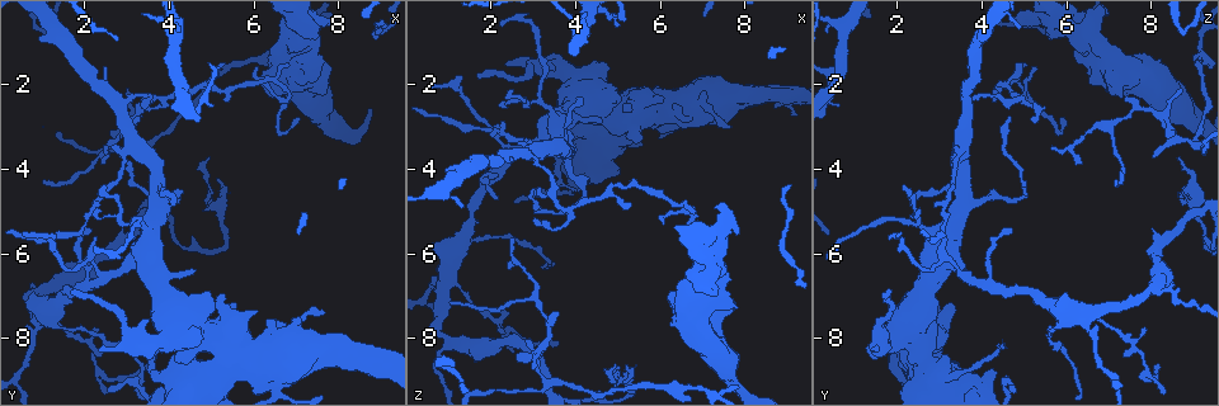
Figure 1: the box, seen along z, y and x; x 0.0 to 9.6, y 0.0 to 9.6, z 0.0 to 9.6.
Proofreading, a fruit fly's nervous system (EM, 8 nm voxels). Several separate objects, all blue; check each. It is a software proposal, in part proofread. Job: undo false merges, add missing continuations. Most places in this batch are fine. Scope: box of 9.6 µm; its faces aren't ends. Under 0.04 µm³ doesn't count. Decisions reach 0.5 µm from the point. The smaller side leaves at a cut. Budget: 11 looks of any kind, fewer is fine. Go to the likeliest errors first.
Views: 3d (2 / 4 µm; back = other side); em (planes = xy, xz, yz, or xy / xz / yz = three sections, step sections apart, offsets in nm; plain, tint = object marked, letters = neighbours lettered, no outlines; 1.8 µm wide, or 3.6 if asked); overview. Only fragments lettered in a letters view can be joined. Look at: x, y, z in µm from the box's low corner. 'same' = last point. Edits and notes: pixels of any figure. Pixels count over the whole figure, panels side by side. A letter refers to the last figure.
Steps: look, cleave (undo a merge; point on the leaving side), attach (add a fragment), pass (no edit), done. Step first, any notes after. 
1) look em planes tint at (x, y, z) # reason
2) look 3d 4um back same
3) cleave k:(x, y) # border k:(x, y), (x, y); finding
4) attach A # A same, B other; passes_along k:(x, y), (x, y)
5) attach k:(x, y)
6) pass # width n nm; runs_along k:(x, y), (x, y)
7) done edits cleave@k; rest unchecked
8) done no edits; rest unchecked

look 3d 4um at (1.00, 7.40, 6.45) # abrupt turn

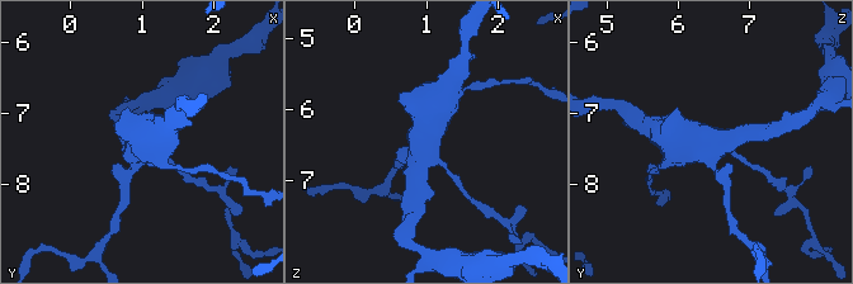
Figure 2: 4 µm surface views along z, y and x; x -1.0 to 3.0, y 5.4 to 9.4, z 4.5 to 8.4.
look em 3.6um xz step 4 plain at (0.95, 7.45, 6.45)

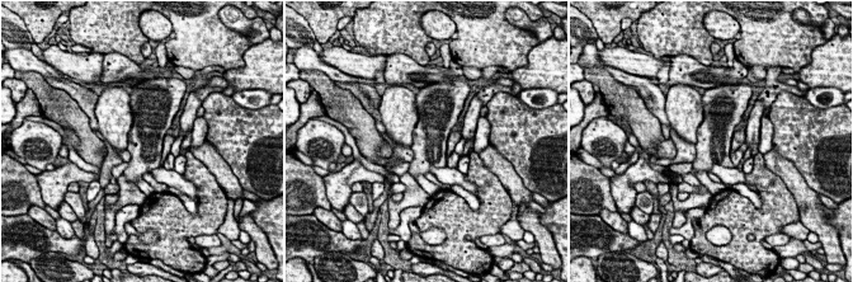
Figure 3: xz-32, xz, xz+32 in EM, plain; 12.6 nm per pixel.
look em 3.6um xz step 4 letters same # see the neighbours

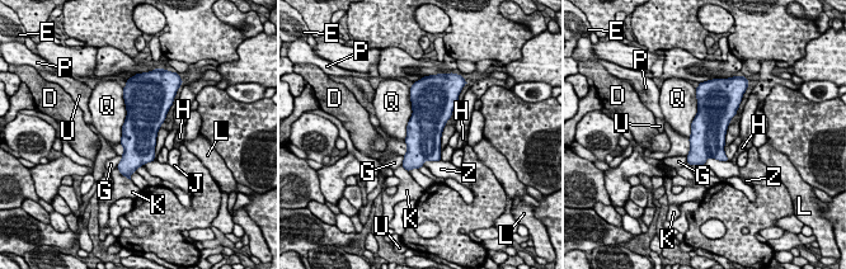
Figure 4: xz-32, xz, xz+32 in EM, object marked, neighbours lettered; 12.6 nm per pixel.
pass # width 440 nm; D other, E other, G other, H other, J other, K other, L other, P other, Q other, U other, Z other; border 4:(123, 94), (126, 119), (120, 142); all the same neuron

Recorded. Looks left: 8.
look em planes tint at (2.95, 2.45, 3.60) # thin neck

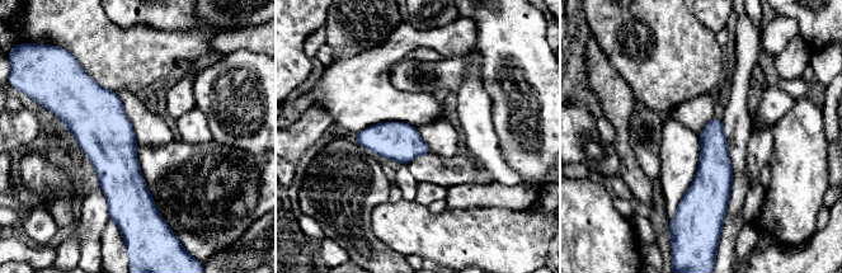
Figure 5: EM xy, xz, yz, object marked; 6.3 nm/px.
look em planes letters same # see the neighbours

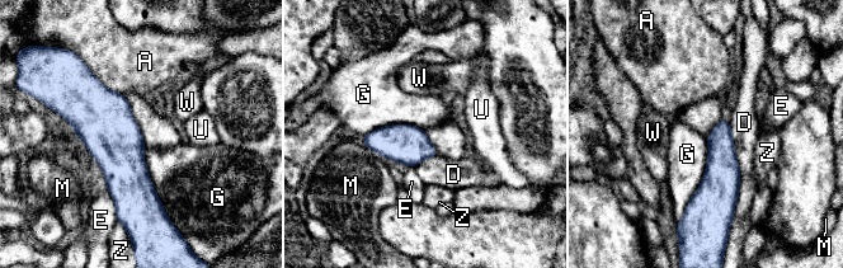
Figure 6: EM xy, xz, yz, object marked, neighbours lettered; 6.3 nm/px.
pass # A other, D other, E other, G other, M other, U other, W other, Z other; border 6:(706, 139), (705, 175), (681, 220); continuous, no second neuron

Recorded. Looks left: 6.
look em 3.6um planes plain at (7.15, 1.10, 6.55) # thick turns thin

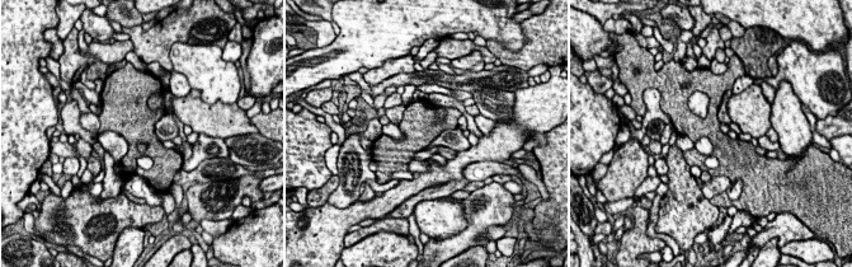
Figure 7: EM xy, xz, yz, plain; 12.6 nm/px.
look em 3.6um planes letters same

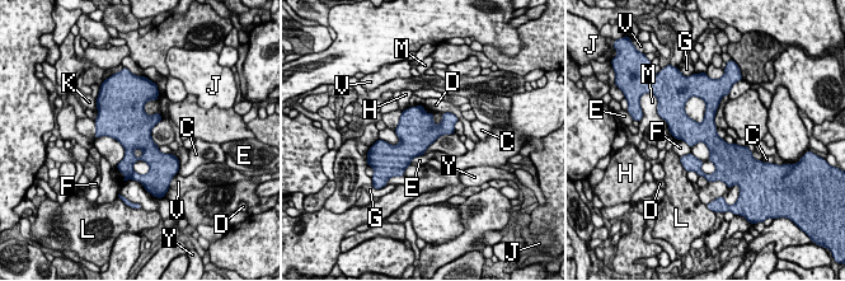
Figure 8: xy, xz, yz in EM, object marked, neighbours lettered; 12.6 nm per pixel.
pass # C other, D other, E other, F other, G other, H other, J other, K other, L other, M other, V other, Y other; runs_along 8:(709, 102), (719, 173); continuous, no second neuron

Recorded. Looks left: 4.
look em xz step 16 tint at (5.25, 6.95, 2.50) # free end

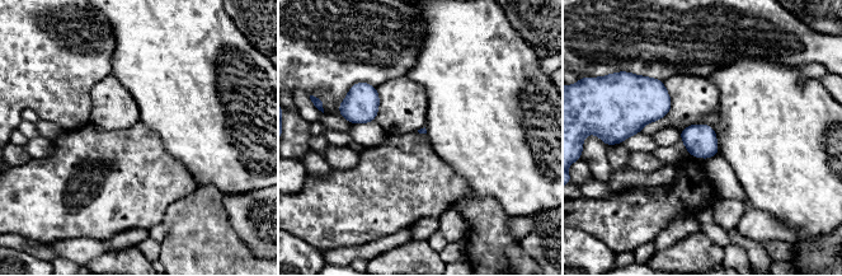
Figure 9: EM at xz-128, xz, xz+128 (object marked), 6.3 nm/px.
look em planes tint same # cut it another way

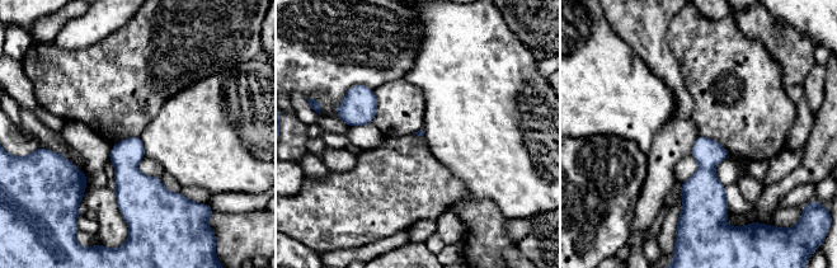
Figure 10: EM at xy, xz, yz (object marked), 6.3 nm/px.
look em planes letters same

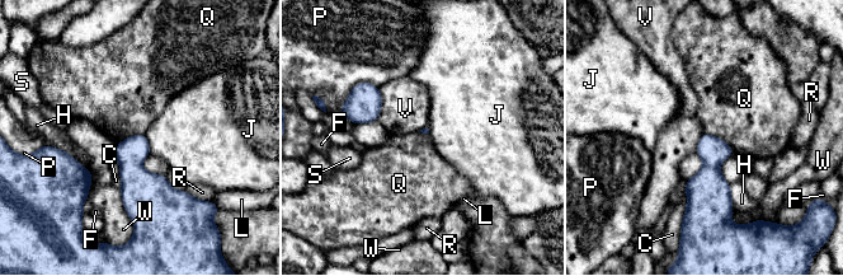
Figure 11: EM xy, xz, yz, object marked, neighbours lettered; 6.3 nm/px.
pass # C other, F other, H other, J other, L other, P other, Q other, R other, S other, V other, W other; border 11:(703, 132), (719, 136), (734, 151); no lettered fragment goes on from it

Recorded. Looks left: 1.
done no edits; rest unchecked

